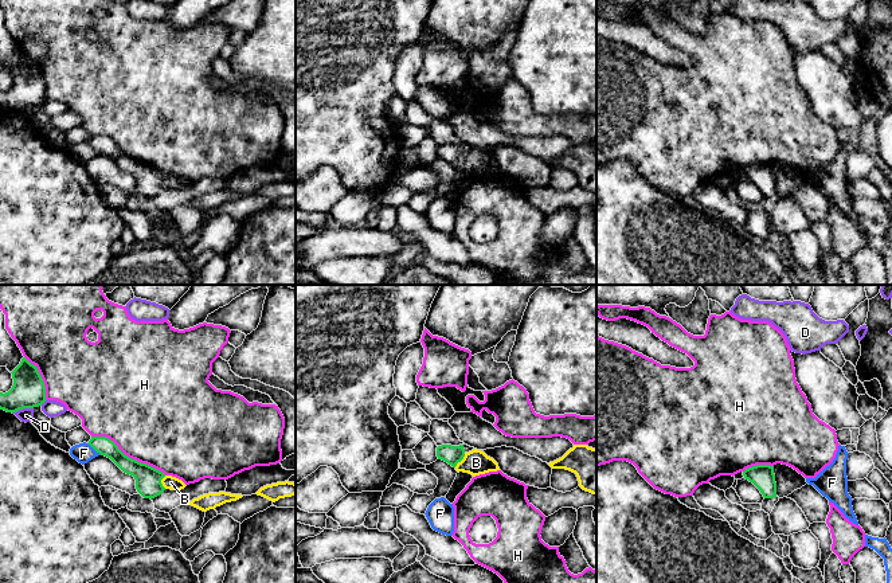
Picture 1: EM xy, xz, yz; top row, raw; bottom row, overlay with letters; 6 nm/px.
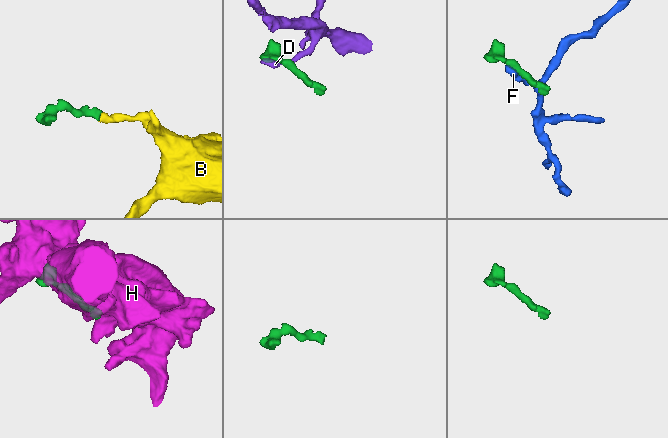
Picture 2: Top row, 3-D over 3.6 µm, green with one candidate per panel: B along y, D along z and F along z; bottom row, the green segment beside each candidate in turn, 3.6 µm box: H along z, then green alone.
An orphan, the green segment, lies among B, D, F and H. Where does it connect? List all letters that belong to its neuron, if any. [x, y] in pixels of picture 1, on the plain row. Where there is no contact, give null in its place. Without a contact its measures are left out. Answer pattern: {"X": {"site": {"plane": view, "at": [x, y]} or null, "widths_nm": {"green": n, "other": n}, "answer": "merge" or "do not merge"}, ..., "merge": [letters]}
{"B": {"site": {"plane": "xz", "at": [461, 159]}, "widths_nm": {"green": 110, "other": 150}, "answer": "merge"}, "D": {"site": {"plane": "xy", "at": [22, 108]}, "widths_nm": {"green": 200, "other": 80}, "answer": "do not merge"}, "F": {"site": {"plane": "xy", "at": [94, 148]}, "widths_nm": {"green": 110, "other": 120}, "answer": "do not merge"}, "H": {"site": {"plane": "xy", "at": [128, 156]}, "widths_nm": {"green": 160, "other": 480}, "answer": "do not merge"}, "merge": ["B"]}

